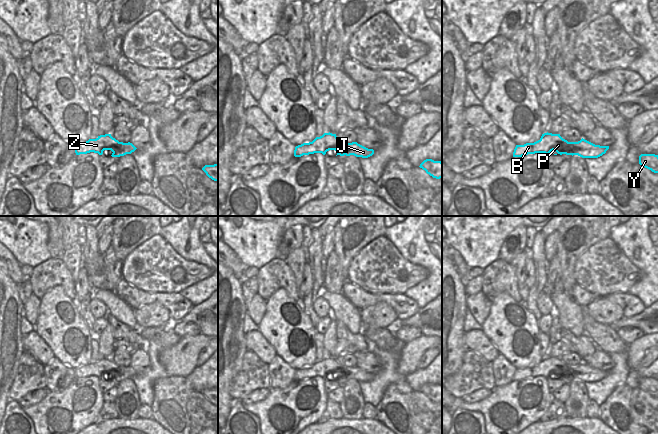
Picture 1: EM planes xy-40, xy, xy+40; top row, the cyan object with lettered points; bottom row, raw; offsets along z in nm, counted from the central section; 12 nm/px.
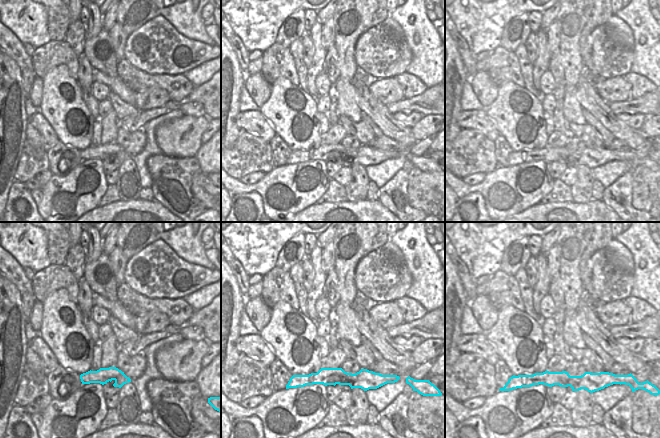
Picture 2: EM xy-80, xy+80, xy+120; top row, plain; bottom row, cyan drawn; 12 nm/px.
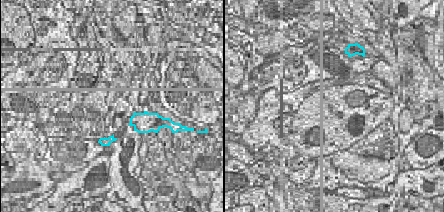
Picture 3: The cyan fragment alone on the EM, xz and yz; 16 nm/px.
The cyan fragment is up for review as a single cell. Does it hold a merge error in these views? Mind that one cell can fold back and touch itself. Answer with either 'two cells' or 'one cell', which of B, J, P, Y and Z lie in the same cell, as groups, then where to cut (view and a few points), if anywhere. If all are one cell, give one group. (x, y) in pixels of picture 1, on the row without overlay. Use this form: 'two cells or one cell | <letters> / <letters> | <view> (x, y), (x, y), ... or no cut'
one cell | B J P Y Z | no cut

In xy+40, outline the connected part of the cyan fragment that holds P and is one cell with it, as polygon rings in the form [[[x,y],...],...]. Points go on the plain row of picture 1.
[[[544,357],[541,362],[534,367],[516,369],[513,381],[522,381],[528,378],[545,377],[550,378],[555,374],[557,378],[578,379],[582,382],[598,382],[606,377],[609,370],[595,369],[585,363],[578,366],[568,366],[560,358]]]

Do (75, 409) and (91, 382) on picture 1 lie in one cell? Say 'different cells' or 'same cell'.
same cell

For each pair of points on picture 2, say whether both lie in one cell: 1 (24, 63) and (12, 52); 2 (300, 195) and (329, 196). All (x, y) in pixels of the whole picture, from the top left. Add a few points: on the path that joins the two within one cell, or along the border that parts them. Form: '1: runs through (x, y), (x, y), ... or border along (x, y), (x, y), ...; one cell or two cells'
1: runs through (21, 60), (15, 54); one cell
2: border along (332, 179), (329, 182), (328, 189), (315, 203); two cells

